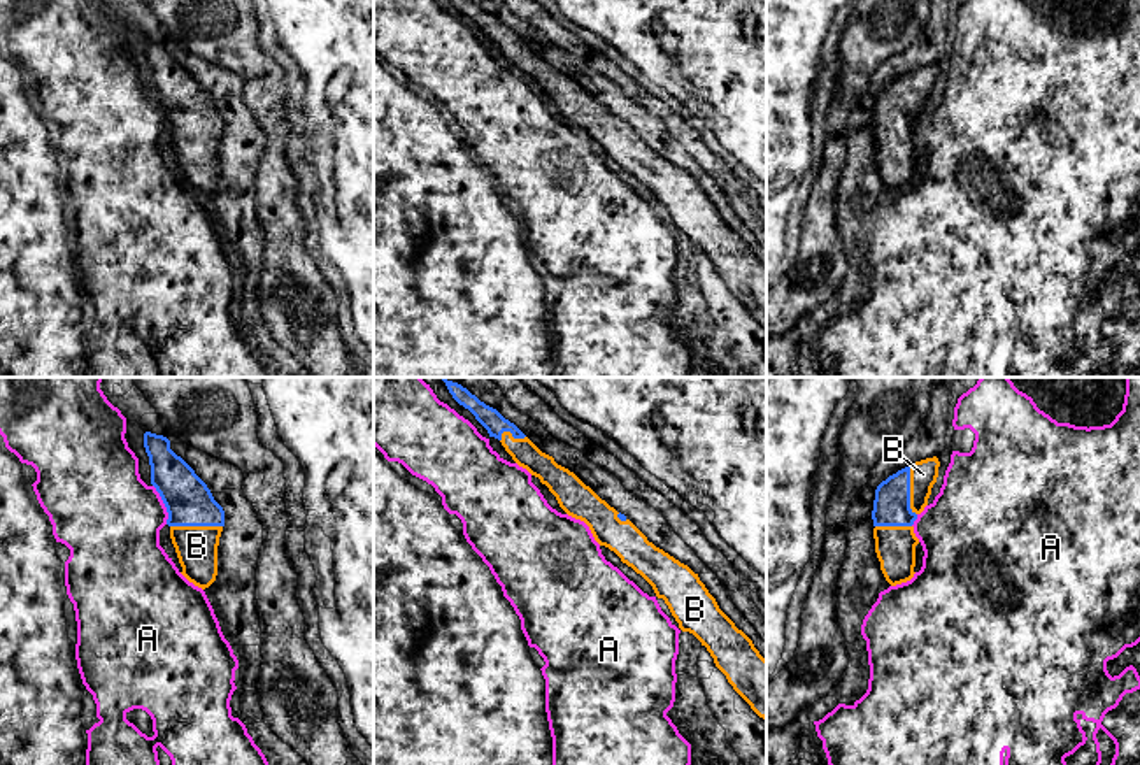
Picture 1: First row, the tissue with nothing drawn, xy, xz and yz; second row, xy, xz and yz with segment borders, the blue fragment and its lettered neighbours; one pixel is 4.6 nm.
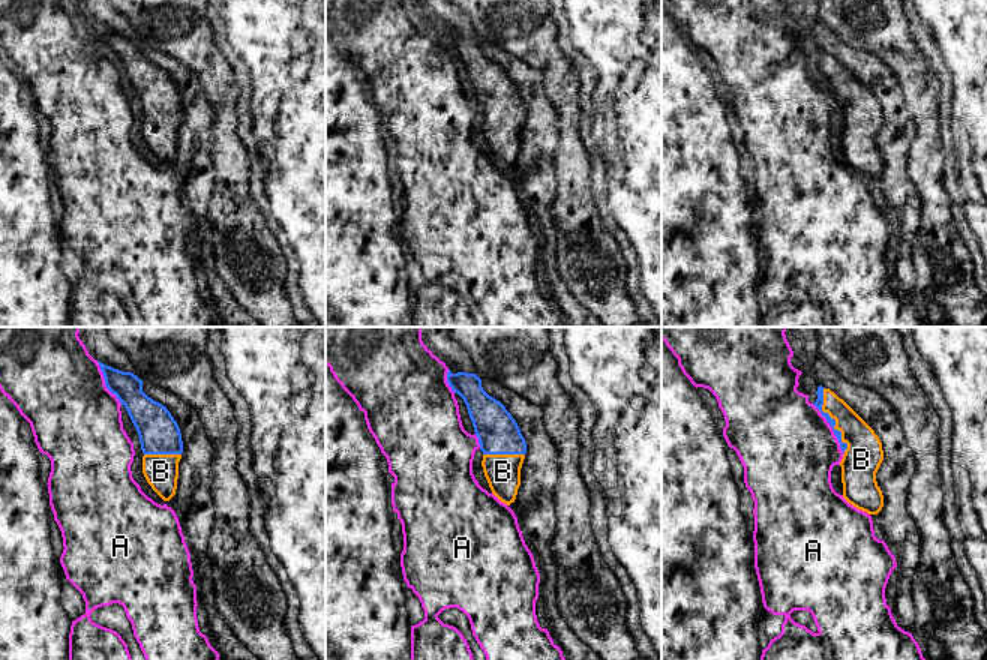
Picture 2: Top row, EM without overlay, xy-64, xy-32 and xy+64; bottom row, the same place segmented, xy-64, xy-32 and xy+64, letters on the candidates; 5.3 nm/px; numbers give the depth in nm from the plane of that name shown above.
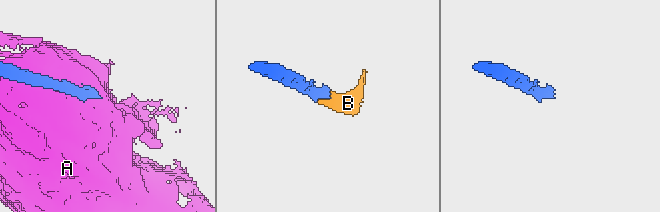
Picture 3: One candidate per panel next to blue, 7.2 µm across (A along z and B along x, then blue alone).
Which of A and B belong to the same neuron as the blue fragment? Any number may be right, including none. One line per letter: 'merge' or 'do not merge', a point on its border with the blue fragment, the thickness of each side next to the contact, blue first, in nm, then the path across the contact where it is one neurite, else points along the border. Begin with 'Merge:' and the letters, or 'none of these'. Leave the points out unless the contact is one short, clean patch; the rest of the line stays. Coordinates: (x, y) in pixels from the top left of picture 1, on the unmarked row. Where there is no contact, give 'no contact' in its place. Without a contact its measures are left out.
Merge: B
A: do not merge; contact xy (163, 109); calibres 220 and 440 nm
B: merge; contact xy (197, 132); calibres 220 and 190 nm

